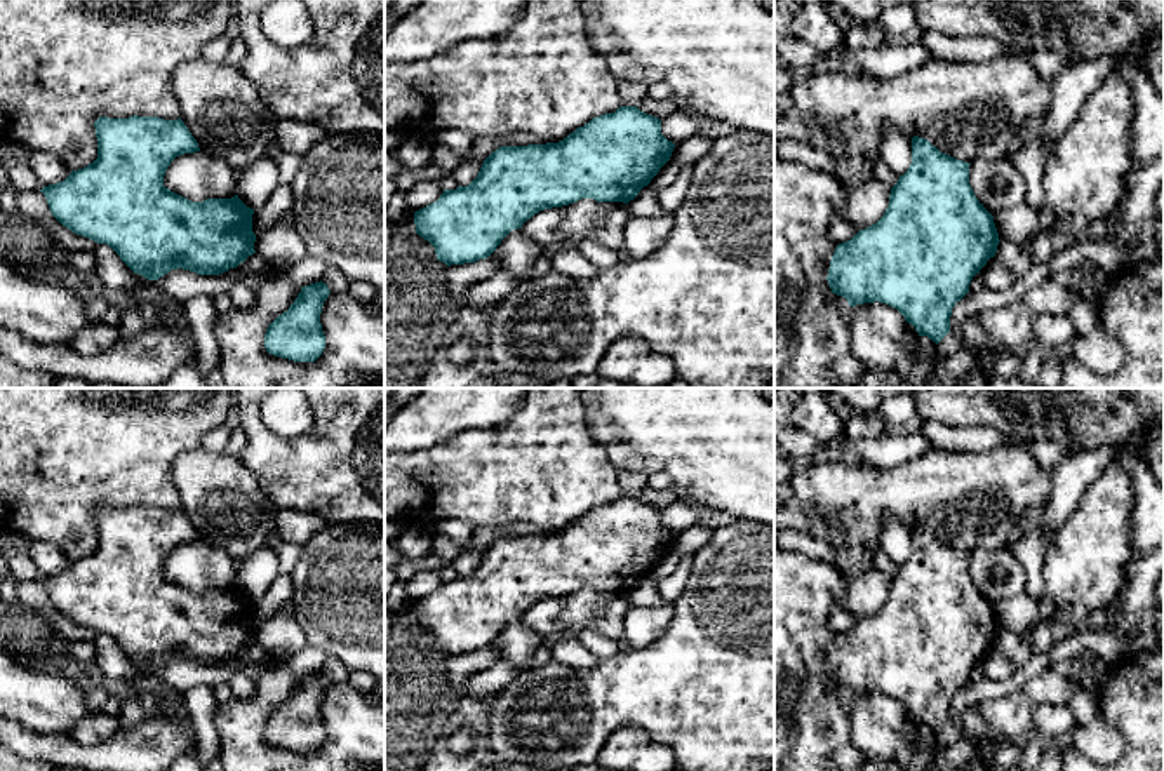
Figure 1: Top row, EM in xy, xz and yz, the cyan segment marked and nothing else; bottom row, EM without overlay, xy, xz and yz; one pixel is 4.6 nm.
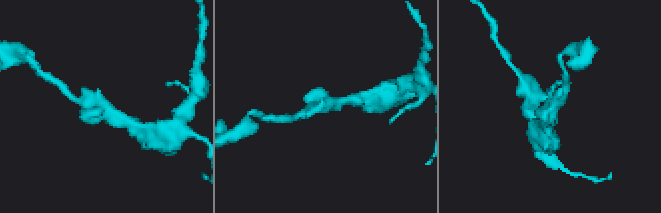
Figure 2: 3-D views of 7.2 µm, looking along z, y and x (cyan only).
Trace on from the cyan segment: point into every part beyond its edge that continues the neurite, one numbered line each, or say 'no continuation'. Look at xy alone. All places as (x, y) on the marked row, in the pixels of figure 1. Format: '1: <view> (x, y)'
no continuation

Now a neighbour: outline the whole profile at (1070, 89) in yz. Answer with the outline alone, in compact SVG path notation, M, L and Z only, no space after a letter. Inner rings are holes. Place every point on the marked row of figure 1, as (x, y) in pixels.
M1103 56L1093 61L1070 63L1053 82L1053 104L1044 117L1040 137L1049 151L1063 136L1065 129L1080 111L1086 99L1115 70L1115 57Z

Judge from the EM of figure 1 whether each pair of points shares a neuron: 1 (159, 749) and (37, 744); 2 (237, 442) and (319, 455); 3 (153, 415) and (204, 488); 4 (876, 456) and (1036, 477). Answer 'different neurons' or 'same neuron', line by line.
1: same neuron
2: different neurons
3: different neurons
4: different neurons

